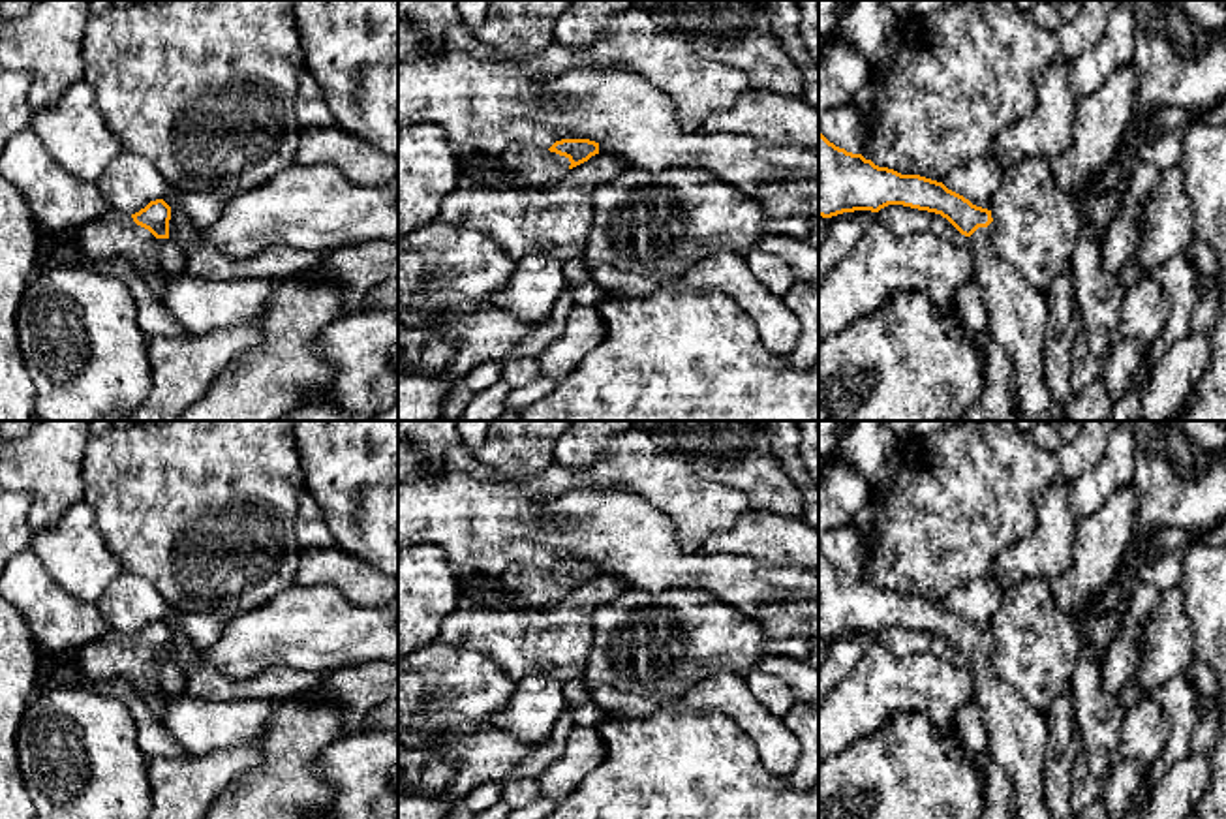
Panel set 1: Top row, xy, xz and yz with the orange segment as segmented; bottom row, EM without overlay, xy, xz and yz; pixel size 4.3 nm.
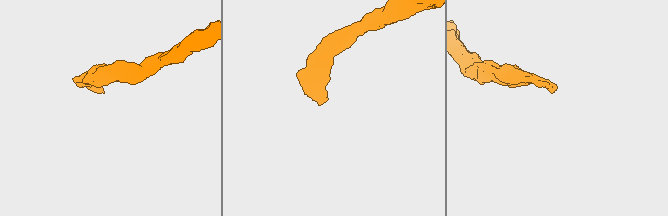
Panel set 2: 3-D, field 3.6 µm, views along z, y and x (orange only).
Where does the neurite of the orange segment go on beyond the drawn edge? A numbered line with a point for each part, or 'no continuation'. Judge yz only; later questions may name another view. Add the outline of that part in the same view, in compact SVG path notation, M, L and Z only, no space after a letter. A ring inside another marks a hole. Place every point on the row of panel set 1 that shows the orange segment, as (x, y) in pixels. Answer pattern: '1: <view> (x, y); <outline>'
1: yz (1016, 310); M991 225L978 227L967 246L989 317L988 336L1014 363L1016 421L1051 421L1053 400L1044 383L1046 295L997 252Z

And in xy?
1: xy (156, 260); M107 214L77 231L83 254L94 259L128 257L158 301L163 301L165 282L186 269L186 254L171 239L156 239L137 225L130 214Z

